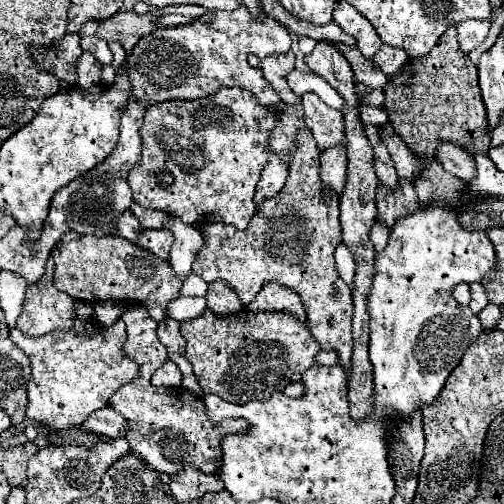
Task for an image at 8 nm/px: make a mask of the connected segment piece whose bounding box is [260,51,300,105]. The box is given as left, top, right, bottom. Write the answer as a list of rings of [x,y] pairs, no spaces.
[[[286,51],[286,53],[278,53],[278,55],[270,55],[270,57],[264,57],[262,59],[262,65],[260,65],[266,81],[270,81],[270,85],[274,87],[274,91],[280,95],[280,99],[288,105],[294,105],[300,101],[300,97],[296,97],[288,83],[286,83],[286,75],[294,69],[294,53],[292,51]]]

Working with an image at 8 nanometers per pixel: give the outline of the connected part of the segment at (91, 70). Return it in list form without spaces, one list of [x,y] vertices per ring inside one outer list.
[[[82,53],[78,59],[78,85],[88,89],[94,85],[94,81],[100,81],[102,65],[98,65],[98,59],[92,57],[92,53]]]

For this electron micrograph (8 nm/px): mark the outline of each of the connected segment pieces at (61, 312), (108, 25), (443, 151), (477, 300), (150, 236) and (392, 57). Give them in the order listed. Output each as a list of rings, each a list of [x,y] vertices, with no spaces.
[[[48,259],[46,261],[46,265],[50,265],[48,267],[48,271],[36,281],[36,283],[32,283],[32,285],[28,285],[28,289],[26,289],[26,301],[24,301],[24,307],[22,307],[22,313],[20,313],[20,317],[18,317],[18,321],[16,321],[16,327],[22,331],[22,333],[26,333],[26,335],[30,335],[30,337],[38,337],[38,335],[44,335],[44,333],[50,333],[50,331],[54,331],[54,329],[72,329],[72,331],[78,331],[78,333],[82,333],[82,335],[92,335],[92,333],[98,333],[98,331],[102,331],[102,327],[96,323],[96,319],[90,319],[90,317],[76,317],[74,315],[74,299],[70,297],[70,295],[66,295],[66,293],[62,293],[62,291],[58,291],[56,287],[54,287],[54,283],[52,283],[52,273],[54,273],[54,263],[52,263],[52,259]]]
[[[120,11],[114,17],[102,21],[98,35],[108,41],[118,41],[124,47],[126,57],[128,57],[130,49],[134,49],[134,45],[142,37],[150,35],[154,29],[160,29],[158,19],[160,17],[156,13],[138,15],[134,11]]]
[[[446,141],[440,143],[438,149],[436,149],[436,159],[440,161],[440,165],[448,173],[460,177],[462,181],[470,181],[476,173],[472,155],[468,155],[462,147],[458,147],[454,143],[446,143]]]
[[[472,283],[470,285],[472,291],[472,301],[470,301],[470,309],[474,313],[480,313],[486,305],[488,305],[488,297],[486,297],[486,289],[480,283]]]
[[[146,229],[142,237],[138,239],[138,245],[144,249],[150,249],[154,255],[168,259],[168,251],[174,243],[174,235],[170,229]]]
[[[382,45],[382,49],[372,57],[372,61],[384,71],[386,77],[392,77],[394,73],[398,73],[398,69],[402,69],[402,65],[406,65],[408,55],[402,53],[402,49],[398,47]]]

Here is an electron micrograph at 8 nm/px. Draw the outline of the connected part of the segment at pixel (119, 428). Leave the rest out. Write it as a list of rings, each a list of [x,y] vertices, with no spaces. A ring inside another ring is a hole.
[[[104,407],[100,411],[90,413],[88,419],[82,423],[82,429],[106,437],[124,437],[128,431],[128,421],[122,415],[118,415],[114,409]]]

